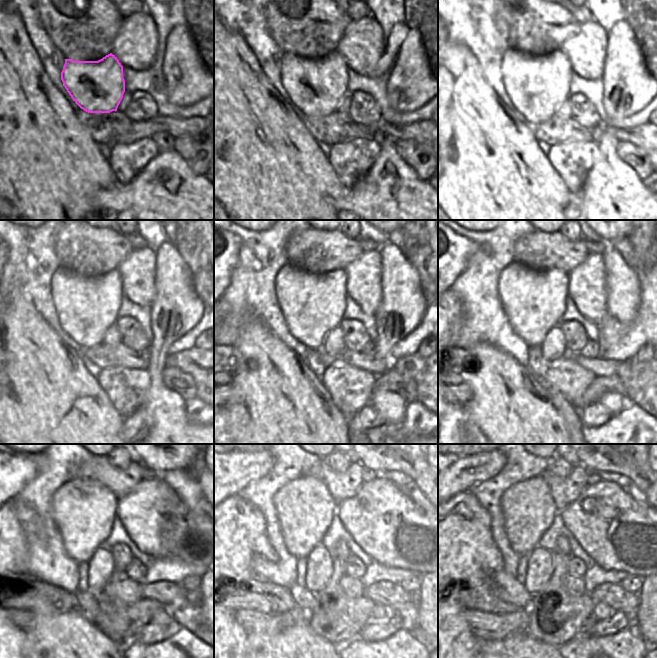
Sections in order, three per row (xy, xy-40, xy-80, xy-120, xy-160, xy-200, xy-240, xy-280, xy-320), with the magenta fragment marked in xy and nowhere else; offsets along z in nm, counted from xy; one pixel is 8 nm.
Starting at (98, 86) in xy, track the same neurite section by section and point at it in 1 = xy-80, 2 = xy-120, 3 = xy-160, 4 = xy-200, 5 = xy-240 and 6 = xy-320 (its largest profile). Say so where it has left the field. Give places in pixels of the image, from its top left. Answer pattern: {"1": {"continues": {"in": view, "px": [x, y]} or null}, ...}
{"1": {"continues": {"in": "xy-80", "px": [537, 86]}}, "2": {"continues": {"in": "xy-120", "px": [86, 307]}}, "3": {"continues": {"in": "xy-160", "px": [312, 305]}}, "4": {"continues": {"in": "xy-200", "px": [534, 301]}}, "5": {"continues": {"in": "xy-240", "px": [84, 510]}}, "6": {"continues": {"in": "xy-320", "px": [528, 508]}}}

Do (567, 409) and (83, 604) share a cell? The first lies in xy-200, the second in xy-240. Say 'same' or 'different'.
same

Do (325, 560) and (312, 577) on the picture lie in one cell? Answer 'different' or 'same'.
same

